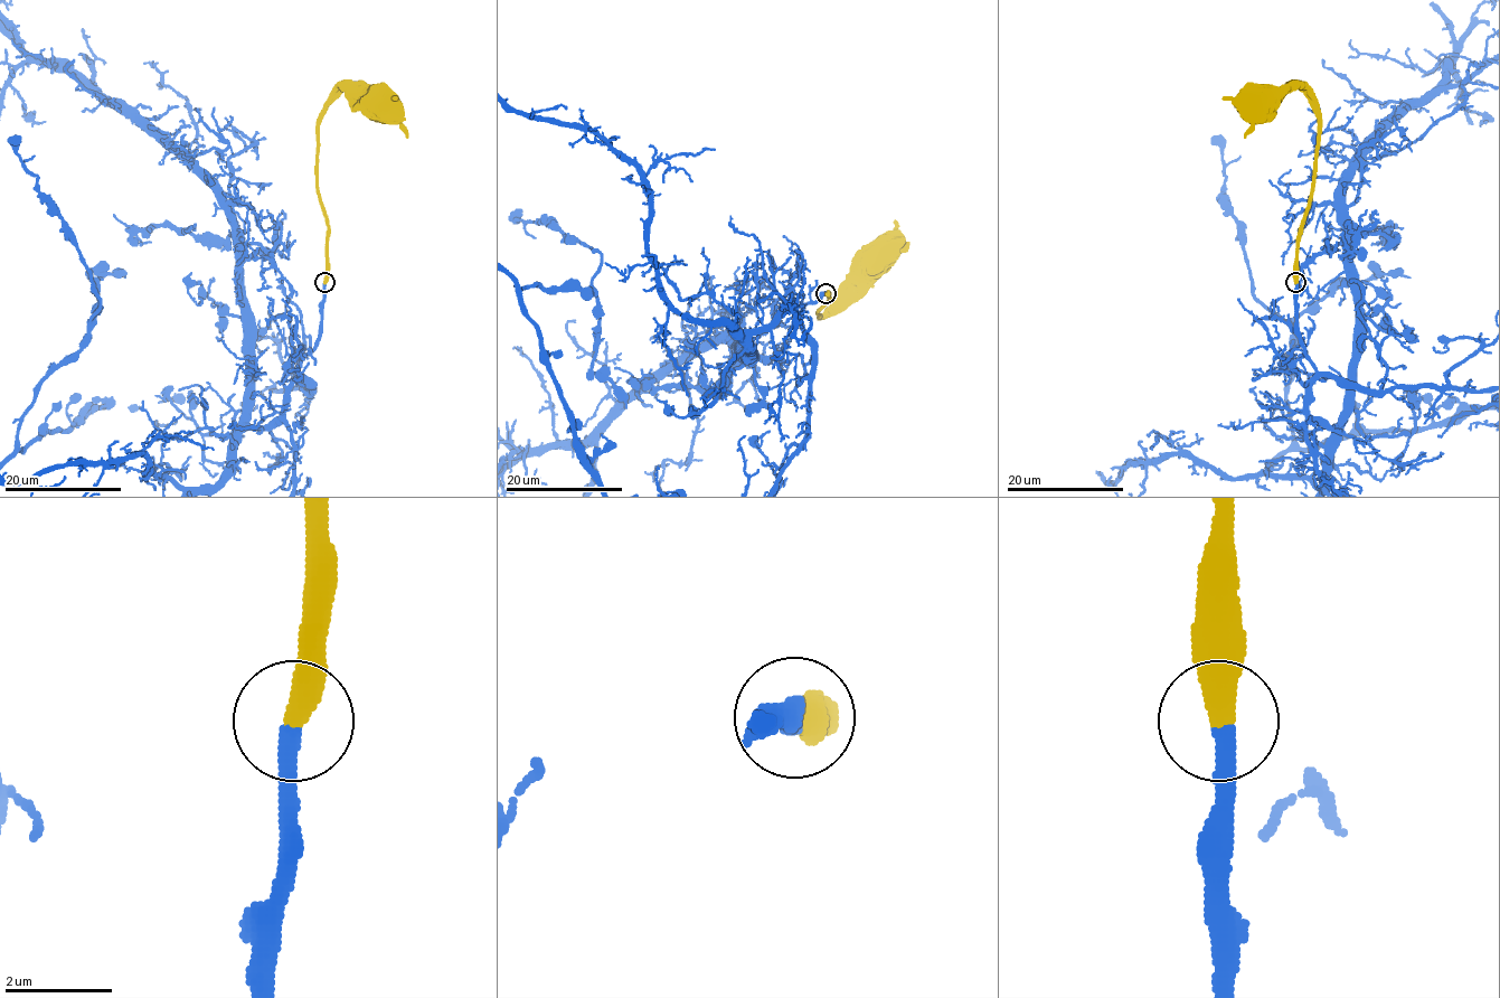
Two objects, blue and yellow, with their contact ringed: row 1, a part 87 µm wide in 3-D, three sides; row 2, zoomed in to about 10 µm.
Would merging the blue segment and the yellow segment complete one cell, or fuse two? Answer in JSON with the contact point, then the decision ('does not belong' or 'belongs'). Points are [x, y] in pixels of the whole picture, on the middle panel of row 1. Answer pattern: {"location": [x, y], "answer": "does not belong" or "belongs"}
{"location": [826, 293], "answer": "belongs"}

